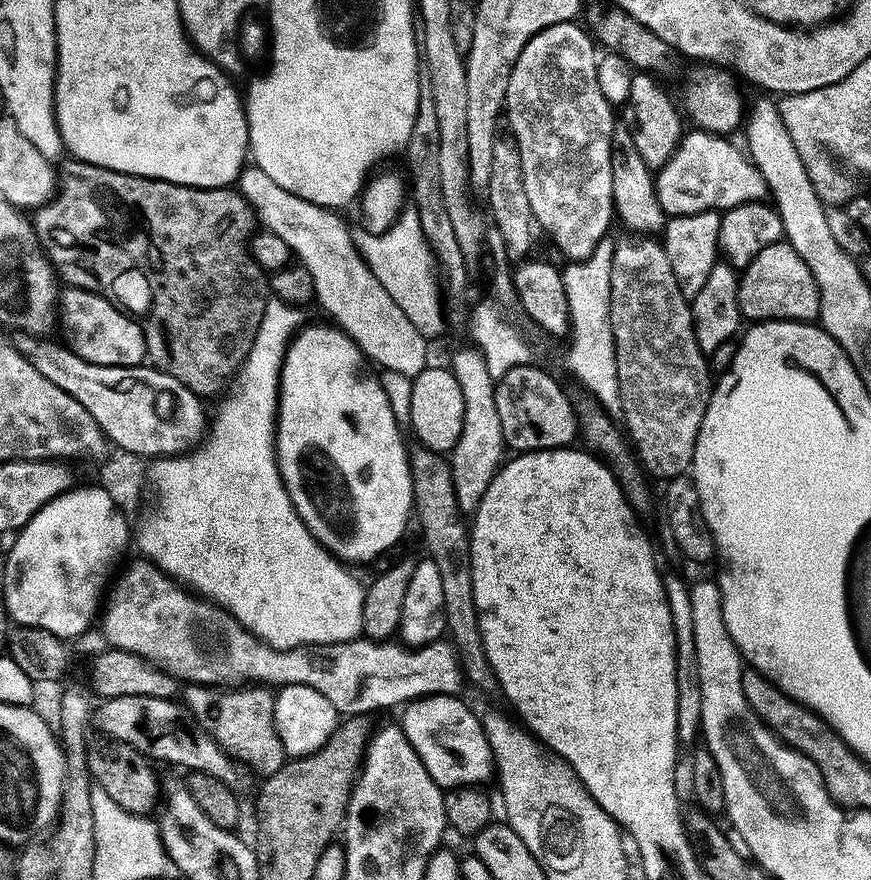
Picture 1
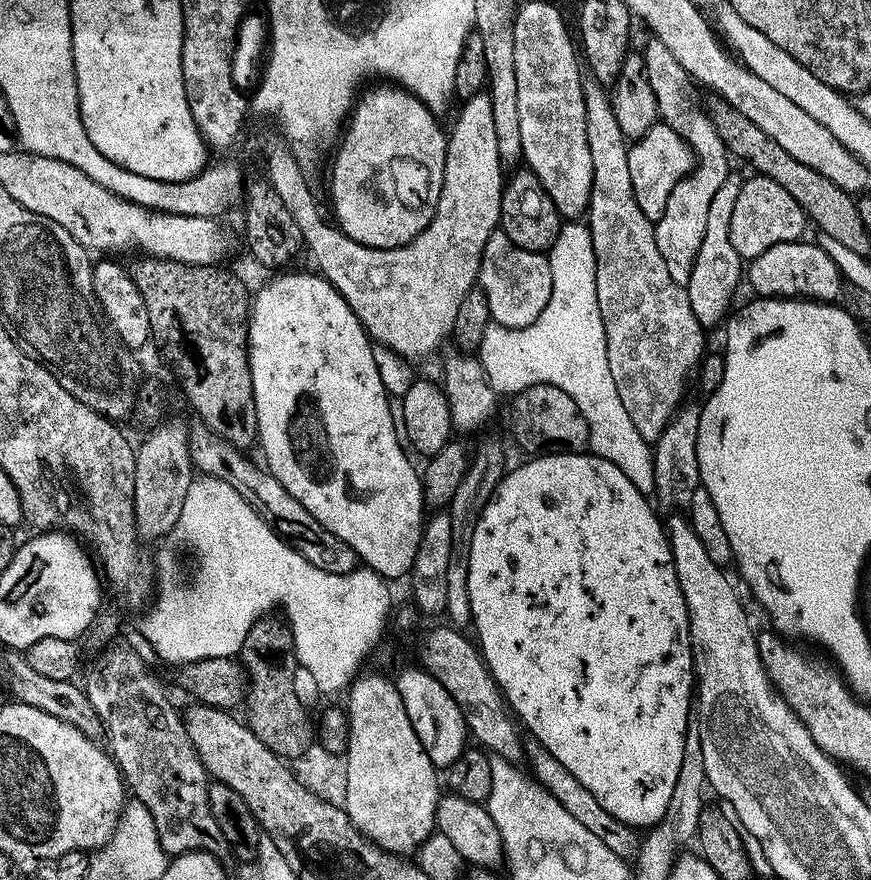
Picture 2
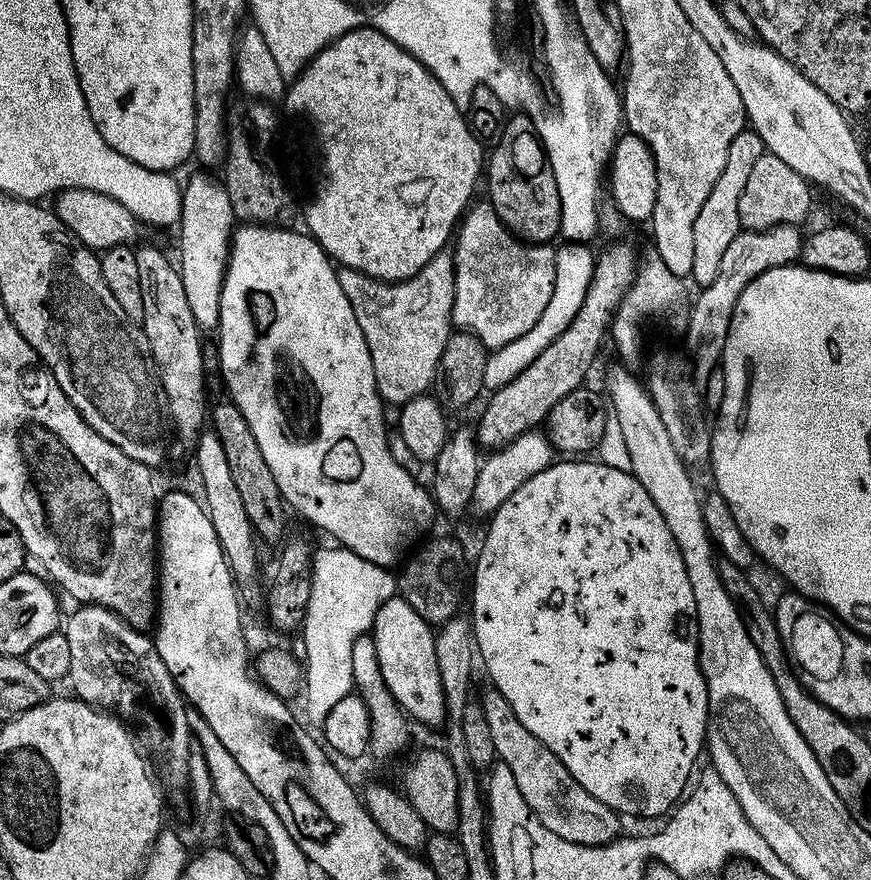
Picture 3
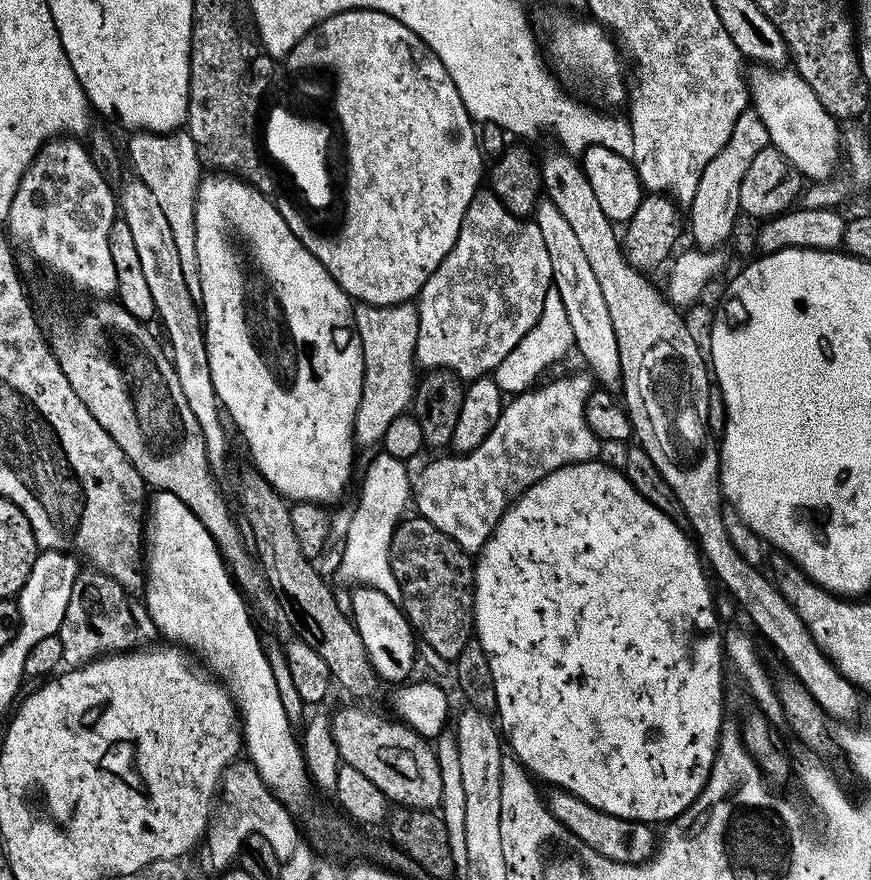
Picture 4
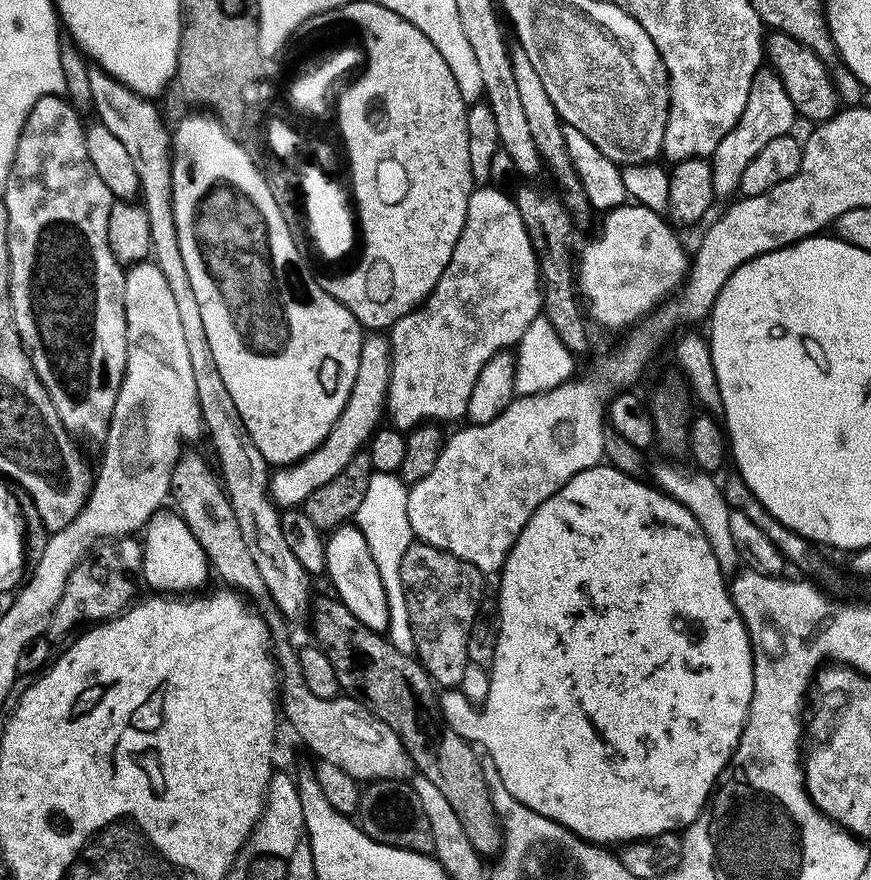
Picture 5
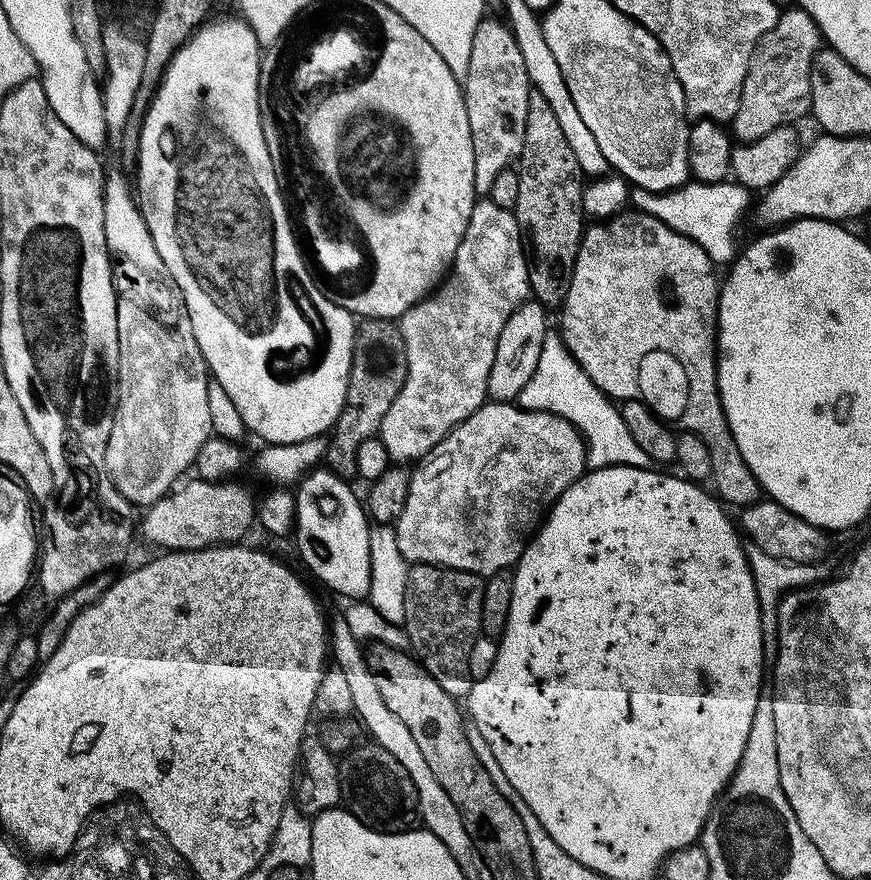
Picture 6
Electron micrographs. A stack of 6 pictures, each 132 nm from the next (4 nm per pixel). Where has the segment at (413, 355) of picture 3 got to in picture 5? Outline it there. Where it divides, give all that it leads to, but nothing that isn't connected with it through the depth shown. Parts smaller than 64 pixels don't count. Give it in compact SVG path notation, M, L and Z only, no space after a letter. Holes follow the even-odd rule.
M368 334L361 339L360 357L358 358L358 374L354 378L354 386L350 390L350 398L338 414L330 434L326 434L316 449L296 461L295 464L280 466L271 473L270 495L281 509L295 509L303 505L320 486L342 474L355 456L365 451L374 433L381 427L382 417L388 402L388 383L392 373L392 345L384 334Z

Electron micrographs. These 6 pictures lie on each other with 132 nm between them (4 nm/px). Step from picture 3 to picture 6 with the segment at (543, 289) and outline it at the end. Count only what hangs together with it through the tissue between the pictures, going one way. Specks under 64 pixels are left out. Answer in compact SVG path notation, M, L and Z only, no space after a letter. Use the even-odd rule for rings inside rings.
M487 198L477 199L446 279L399 317L400 333L406 342L408 373L398 398L394 398L394 406L390 406L386 418L382 418L378 433L388 451L389 461L408 466L423 460L434 446L438 446L438 442L445 440L449 432L470 418L470 414L489 399L488 379L490 366L494 366L494 350L498 350L498 334L502 334L506 318L510 318L510 314L529 299L528 269L518 222L513 213L502 206L494 206L494 202Z

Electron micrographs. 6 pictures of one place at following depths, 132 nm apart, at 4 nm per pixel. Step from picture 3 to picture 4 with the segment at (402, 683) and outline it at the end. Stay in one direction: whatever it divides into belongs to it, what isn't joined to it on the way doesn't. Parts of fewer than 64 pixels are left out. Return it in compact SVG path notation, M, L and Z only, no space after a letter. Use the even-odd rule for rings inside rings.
M363 586L353 587L352 592L352 608L350 607L350 615L352 622L362 638L363 645L366 646L367 656L371 660L371 664L375 668L375 672L379 674L381 681L391 684L400 684L407 681L413 673L416 666L416 643L415 635L412 631L412 625L409 623L407 616L404 615L404 609L399 603L390 598L386 598L386 594L382 594L382 590L374 590Z

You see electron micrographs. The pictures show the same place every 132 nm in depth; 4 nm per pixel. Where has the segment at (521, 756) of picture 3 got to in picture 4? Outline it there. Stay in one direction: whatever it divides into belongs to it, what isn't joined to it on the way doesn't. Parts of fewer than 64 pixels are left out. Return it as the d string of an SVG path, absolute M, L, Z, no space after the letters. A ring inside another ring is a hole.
M553 787L546 803L550 814L558 818L558 822L574 838L578 838L590 850L602 854L602 858L610 858L619 864L645 864L651 860L652 853L656 851L658 843L657 833L652 833L652 824L642 820L627 820L618 818L614 814L606 814L570 794L565 788Z

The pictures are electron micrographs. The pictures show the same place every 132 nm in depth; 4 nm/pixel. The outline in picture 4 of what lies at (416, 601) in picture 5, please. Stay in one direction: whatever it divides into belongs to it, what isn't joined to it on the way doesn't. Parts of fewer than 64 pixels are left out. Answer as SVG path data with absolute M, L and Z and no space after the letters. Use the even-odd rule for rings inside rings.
M423 518L405 519L396 525L392 536L392 569L398 578L398 590L402 590L399 603L412 625L412 631L436 656L454 662L458 654L474 636L474 613L476 611L476 569L473 557L454 538L442 534L434 522Z

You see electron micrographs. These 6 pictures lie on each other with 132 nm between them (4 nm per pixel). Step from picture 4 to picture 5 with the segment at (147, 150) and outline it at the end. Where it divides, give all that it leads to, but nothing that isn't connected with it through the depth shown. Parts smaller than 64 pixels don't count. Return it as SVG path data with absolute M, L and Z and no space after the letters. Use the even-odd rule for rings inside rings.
M92 66L88 72L95 119L104 124L106 130L110 130L110 134L114 134L118 142L122 142L122 146L126 146L138 170L139 191L142 196L144 194L142 206L150 222L151 255L162 274L166 274L166 282L170 282L170 291L174 293L174 303L178 306L186 346L190 349L190 367L194 370L194 382L198 386L204 429L206 436L212 439L212 444L216 447L215 463L218 465L218 475L228 494L228 501L234 506L238 527L242 529L242 538L258 566L258 574L262 574L262 582L266 582L271 603L280 615L285 618L304 616L307 612L309 615L310 605L313 603L313 577L303 568L302 563L294 558L294 553L282 534L282 512L270 495L269 462L262 458L262 450L254 446L254 438L250 438L250 430L246 430L246 422L242 422L242 414L238 414L238 406L234 406L234 398L230 398L230 390L226 390L226 382L222 382L222 374L218 374L210 342L206 342L206 329L202 327L202 310L198 310L194 286L190 286L190 278L186 278L186 262L182 262L182 250L178 246L178 230L174 226L172 209L170 128L164 125L159 110L152 105L155 103L149 97L138 95L122 82L115 80L110 73L103 72L101 68Z

